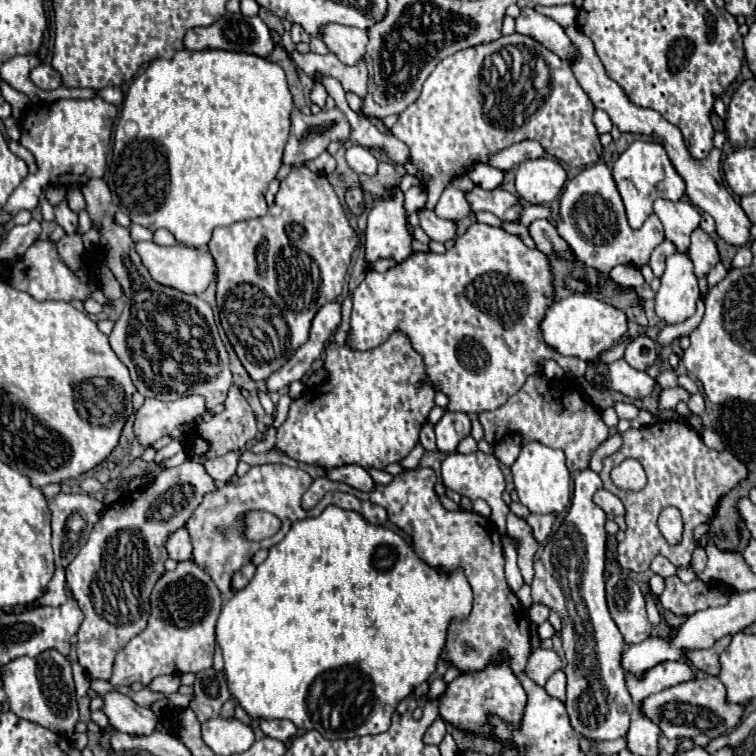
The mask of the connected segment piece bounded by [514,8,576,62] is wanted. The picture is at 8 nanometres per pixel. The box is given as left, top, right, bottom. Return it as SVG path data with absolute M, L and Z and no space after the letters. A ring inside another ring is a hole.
M520 8L520 14L514 22L516 22L516 32L540 40L540 44L556 52L562 60L570 62L570 58L574 58L576 54L574 46L570 44L562 26L558 26L552 18L538 14L534 8Z

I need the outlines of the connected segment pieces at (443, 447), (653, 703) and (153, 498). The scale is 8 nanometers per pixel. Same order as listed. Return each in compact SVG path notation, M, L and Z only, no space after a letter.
M446 412L442 420L434 426L438 452L452 454L458 444L470 434L470 418L462 412Z
M702 676L692 682L676 684L672 688L666 688L658 694L648 696L644 700L644 714L660 726L666 738L694 738L698 734L706 734L708 738L718 738L726 732L732 732L742 716L744 716L744 704L732 704L726 698L726 688L716 676Z
M184 462L176 468L164 470L154 482L134 490L126 500L116 500L106 508L106 514L94 524L88 542L80 548L74 562L66 568L66 582L74 600L84 612L84 622L78 630L78 662L90 678L110 680L116 654L146 626L150 618L150 594L154 584L164 576L164 562L168 560L166 540L172 532L188 522L206 492L216 490L216 482L198 462Z

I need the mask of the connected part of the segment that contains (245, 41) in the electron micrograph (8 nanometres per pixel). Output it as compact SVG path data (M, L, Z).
M226 14L218 22L206 28L190 28L184 36L184 46L188 50L204 50L204 48L220 48L220 50L232 50L232 52L246 52L268 58L274 50L272 36L268 26L258 16L244 16L244 14Z

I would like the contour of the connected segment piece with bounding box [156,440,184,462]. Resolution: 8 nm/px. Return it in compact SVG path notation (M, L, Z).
M174 440L174 442L170 442L168 446L164 446L162 450L158 450L158 454L156 454L156 462L160 462L160 460L164 460L164 458L170 458L170 456L174 456L180 448L182 448L184 444L180 442L180 440Z

